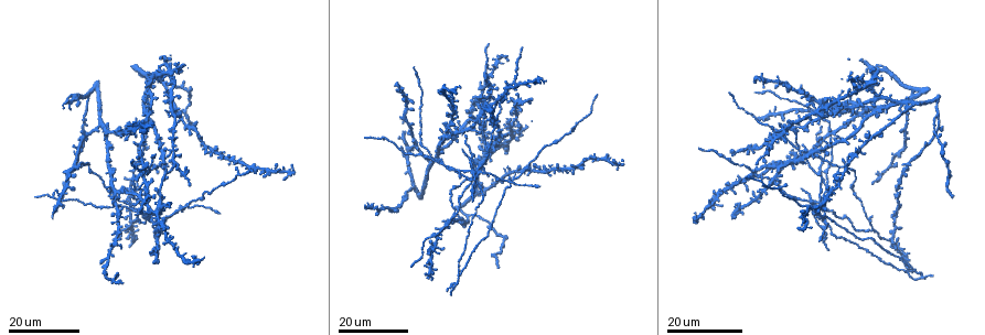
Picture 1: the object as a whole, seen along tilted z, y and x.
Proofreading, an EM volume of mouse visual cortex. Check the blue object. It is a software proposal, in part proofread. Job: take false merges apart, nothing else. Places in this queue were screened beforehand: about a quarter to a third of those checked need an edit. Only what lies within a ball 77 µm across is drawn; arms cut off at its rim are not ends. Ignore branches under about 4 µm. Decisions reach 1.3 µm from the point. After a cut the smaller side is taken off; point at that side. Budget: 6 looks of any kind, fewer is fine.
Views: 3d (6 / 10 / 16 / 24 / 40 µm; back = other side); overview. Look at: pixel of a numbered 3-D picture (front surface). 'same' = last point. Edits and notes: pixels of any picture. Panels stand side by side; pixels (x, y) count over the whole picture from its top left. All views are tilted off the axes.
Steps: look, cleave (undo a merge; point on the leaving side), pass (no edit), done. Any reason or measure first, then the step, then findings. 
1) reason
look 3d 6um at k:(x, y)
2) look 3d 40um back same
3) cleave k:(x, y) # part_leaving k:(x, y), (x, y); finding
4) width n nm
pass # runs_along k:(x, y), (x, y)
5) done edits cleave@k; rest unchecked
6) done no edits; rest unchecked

three arms meet
look 3d 16um at 1:(799, 149)

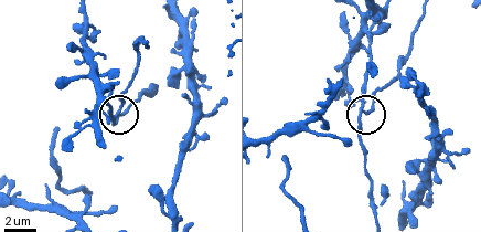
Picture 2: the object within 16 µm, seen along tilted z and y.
zoom in
look 3d 6um at 2:(361, 107)

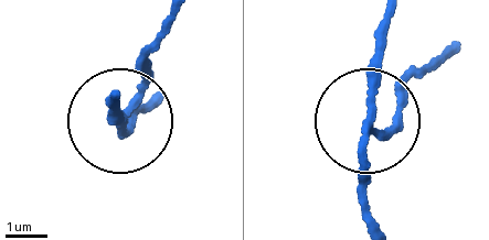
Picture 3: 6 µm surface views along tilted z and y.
width 160 nm
cleave 3:(144, 60) # part_leaving 3:(133, 104), (163, 20); a second neuron is stuck on

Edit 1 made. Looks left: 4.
look overview

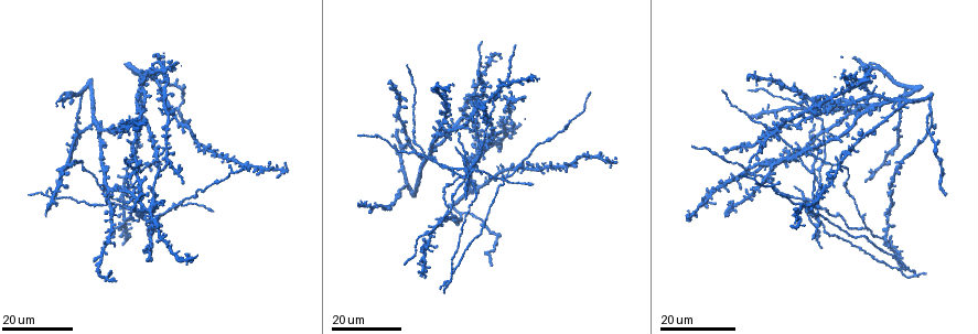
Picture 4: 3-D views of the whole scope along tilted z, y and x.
three-way junction
look 3d 16um at 4:(749, 173)

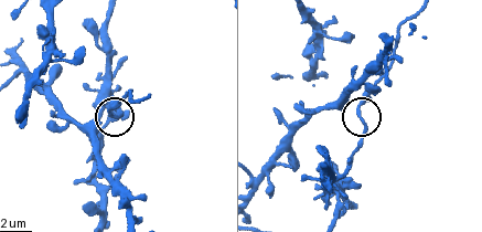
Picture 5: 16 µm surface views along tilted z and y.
look 3d 6um at 5:(359, 111)

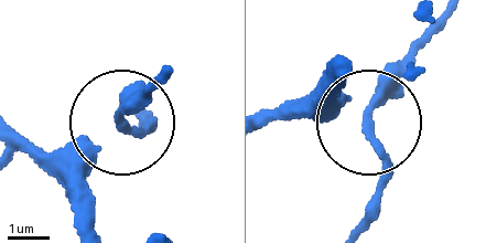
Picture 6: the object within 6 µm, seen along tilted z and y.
pass # runs_along 6:(356, 225), (384, 171), (368, 114), (427, 40); one neuron here

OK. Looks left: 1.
done edits cleave@3; rest unchecked

